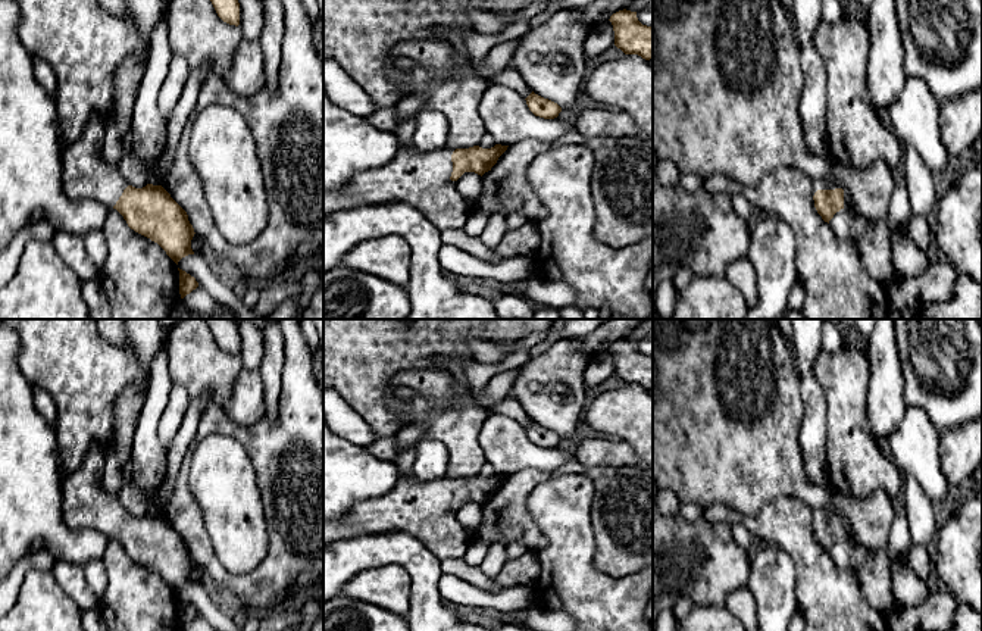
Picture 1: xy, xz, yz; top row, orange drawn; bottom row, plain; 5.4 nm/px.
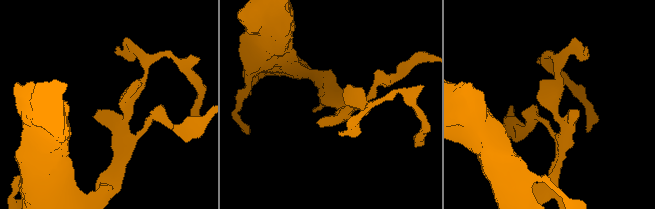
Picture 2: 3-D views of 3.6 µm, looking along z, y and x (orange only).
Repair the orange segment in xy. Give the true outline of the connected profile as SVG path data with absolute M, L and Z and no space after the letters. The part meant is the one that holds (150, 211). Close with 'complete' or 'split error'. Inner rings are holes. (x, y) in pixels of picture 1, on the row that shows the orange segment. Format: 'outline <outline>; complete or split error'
outline M98 115L91 116L81 137L62 149L62 188L71 200L94 200L106 207L116 209L128 227L157 243L166 254L178 262L194 254L191 240L194 228L187 212L171 197L162 185L147 184L135 188L121 175L118 165L103 160L104 125Z; split error

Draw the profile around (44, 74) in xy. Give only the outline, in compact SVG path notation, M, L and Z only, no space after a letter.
M35 57L34 74L41 87L54 97L57 90L57 82L53 68L46 60Z

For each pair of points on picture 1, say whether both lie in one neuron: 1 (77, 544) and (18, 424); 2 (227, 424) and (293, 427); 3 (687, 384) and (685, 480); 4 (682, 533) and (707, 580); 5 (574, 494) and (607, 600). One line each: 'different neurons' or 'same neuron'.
1: same neuron
2: same neuron
3: same neuron
4: same neuron
5: same neuron

